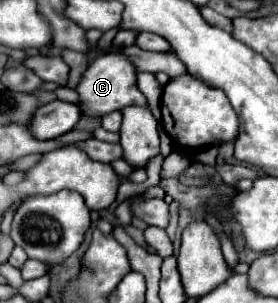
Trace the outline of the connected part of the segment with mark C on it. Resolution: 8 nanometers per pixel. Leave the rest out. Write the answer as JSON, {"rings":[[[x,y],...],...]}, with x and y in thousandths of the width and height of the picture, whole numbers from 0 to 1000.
{"rings":[[[367,178],[353,185],[317,231],[295,244],[281,284],[281,356],[295,383],[324,389],[374,389],[410,363],[439,363],[453,350],[532,350],[518,310],[489,284],[489,231],[439,178]]]}

